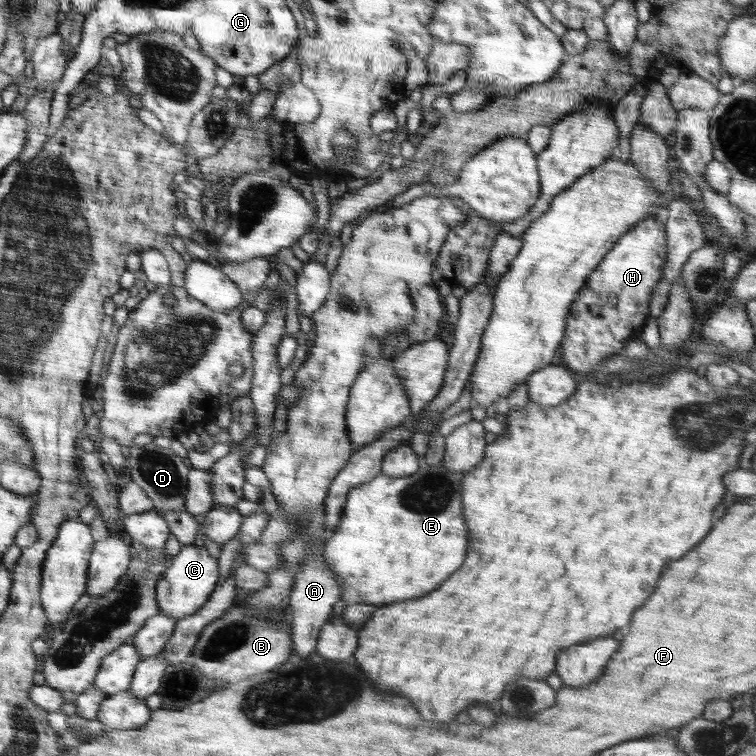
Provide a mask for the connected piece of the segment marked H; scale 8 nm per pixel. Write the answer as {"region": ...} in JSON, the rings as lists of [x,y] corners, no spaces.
{"region":[[[650,216],[636,222],[626,234],[618,238],[616,245],[588,276],[581,287],[580,294],[572,302],[573,305],[566,320],[564,338],[556,354],[558,363],[566,365],[568,369],[574,371],[574,374],[590,374],[604,359],[622,352],[627,341],[641,333],[648,319],[652,290],[662,280],[662,270],[668,257],[668,246],[664,222]]]}

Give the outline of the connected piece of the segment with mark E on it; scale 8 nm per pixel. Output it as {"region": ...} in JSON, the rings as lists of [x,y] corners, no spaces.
{"region":[[[442,462],[432,465],[420,463],[420,468],[414,474],[405,477],[392,477],[380,472],[370,482],[350,490],[346,502],[344,502],[342,518],[340,518],[336,530],[330,536],[327,536],[328,538],[326,537],[324,546],[324,557],[330,565],[330,569],[334,571],[334,579],[338,581],[339,587],[343,591],[340,601],[344,601],[348,605],[374,604],[382,607],[402,600],[410,600],[410,598],[418,599],[420,596],[428,595],[434,588],[440,587],[450,574],[454,574],[462,566],[462,562],[466,558],[466,552],[468,552],[468,526],[466,526],[464,517],[462,517],[463,475],[463,473],[446,469]]]}

